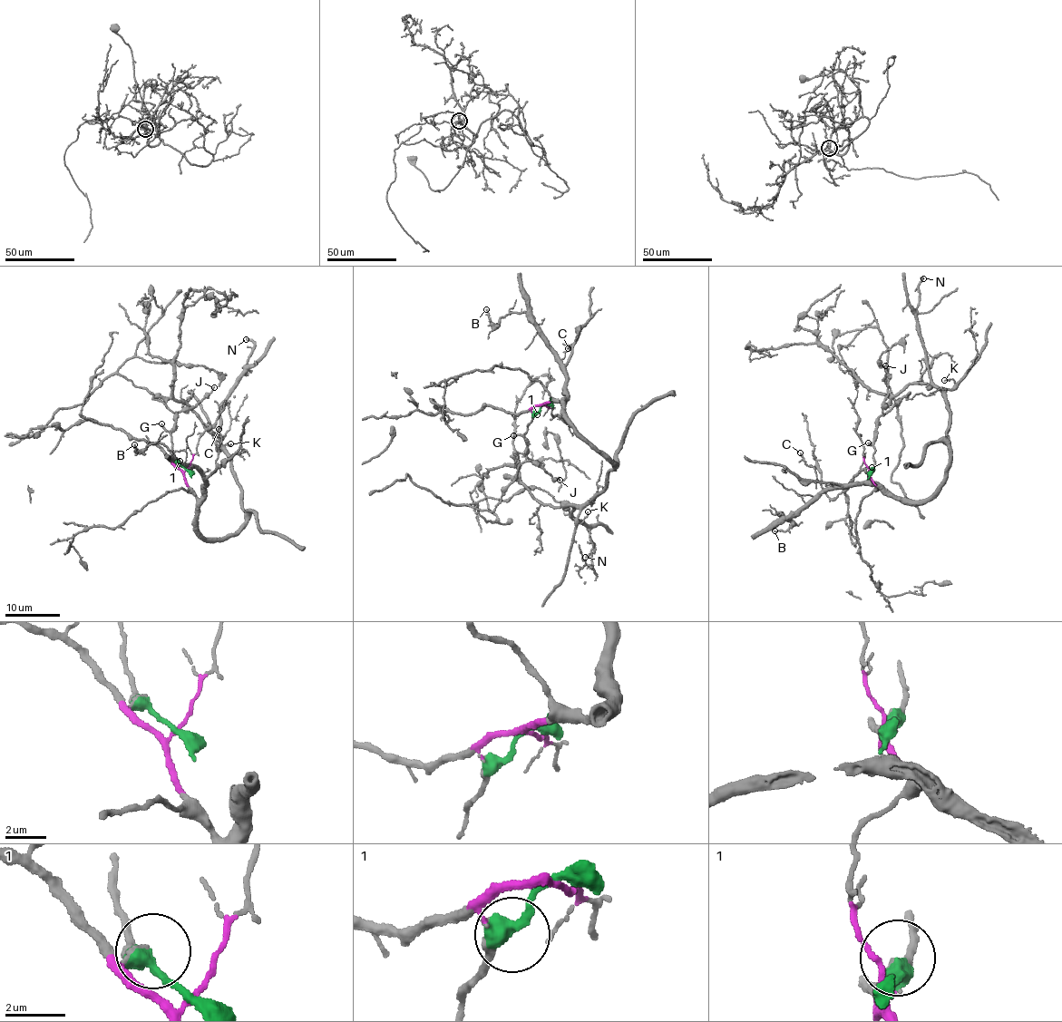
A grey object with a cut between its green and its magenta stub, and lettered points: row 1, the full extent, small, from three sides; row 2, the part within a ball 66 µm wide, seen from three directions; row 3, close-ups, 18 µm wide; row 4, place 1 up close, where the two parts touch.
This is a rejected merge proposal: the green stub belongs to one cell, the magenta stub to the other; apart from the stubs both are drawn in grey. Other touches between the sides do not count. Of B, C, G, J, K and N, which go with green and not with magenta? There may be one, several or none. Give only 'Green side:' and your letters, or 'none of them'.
Green side: G, J

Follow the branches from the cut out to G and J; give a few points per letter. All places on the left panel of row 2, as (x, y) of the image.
G: (187, 469), (175, 457), (171, 437), (161, 423)
J: (187, 469), (176, 460), (172, 448), (170, 429), (174, 423), (174, 413), (195, 406), (213, 387)

